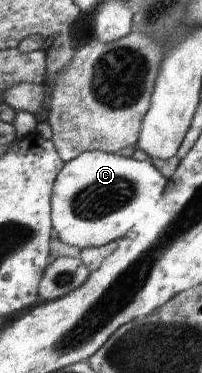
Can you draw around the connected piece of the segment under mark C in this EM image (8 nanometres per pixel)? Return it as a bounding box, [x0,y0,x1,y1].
[52,151,169,247]

